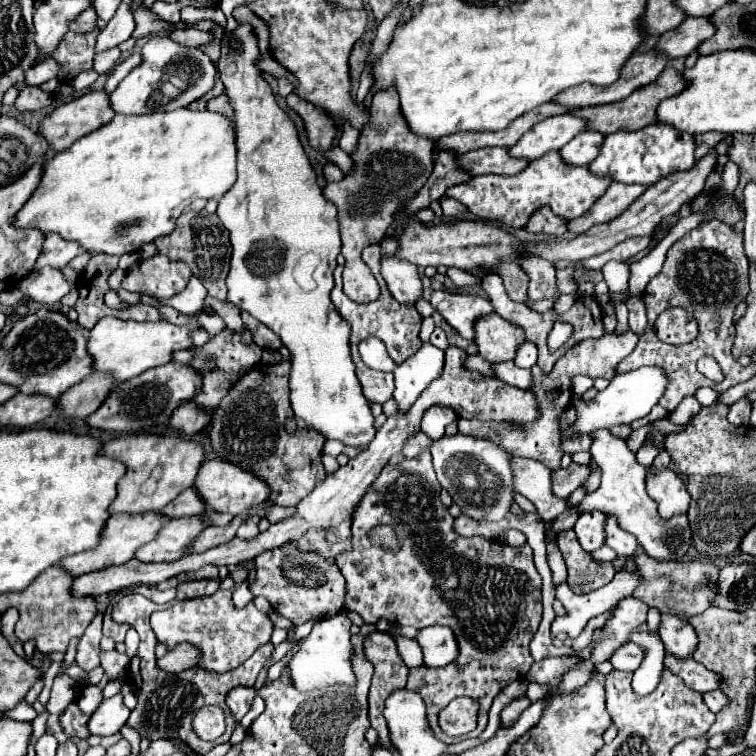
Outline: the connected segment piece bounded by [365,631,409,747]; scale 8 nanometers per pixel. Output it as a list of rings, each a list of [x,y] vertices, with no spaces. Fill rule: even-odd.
[[[371,633],[365,639],[367,657],[375,665],[375,675],[369,689],[369,721],[379,733],[379,745],[389,745],[389,729],[383,719],[383,703],[393,689],[405,687],[409,669],[397,653],[397,645],[389,633]]]

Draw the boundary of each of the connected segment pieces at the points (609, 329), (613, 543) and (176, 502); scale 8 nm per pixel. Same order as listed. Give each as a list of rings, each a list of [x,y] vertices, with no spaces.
[[[611,305],[603,307],[603,325],[605,325],[605,333],[615,333],[617,319],[615,319],[615,311]]]
[[[607,515],[607,519],[605,519],[605,545],[609,545],[613,551],[617,551],[617,555],[629,557],[637,549],[637,539],[631,533],[623,531],[615,517]]]
[[[189,487],[187,491],[179,493],[171,503],[167,503],[167,507],[159,509],[159,513],[167,519],[173,519],[173,517],[191,517],[191,515],[201,515],[205,509],[203,509],[203,503],[199,501],[199,495],[195,495],[195,489]]]

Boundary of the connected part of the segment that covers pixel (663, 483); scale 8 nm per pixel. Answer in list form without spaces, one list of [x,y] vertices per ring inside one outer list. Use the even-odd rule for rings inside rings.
[[[663,469],[657,475],[647,475],[647,493],[657,503],[657,511],[663,519],[687,513],[689,509],[691,497],[685,483],[671,469]]]

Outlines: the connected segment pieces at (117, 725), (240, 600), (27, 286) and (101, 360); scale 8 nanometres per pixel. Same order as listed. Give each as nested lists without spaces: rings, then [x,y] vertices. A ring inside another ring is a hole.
[[[117,693],[111,699],[103,699],[103,703],[91,715],[89,731],[93,735],[113,735],[123,727],[127,717],[129,717],[129,709],[123,703],[123,695]]]
[[[245,581],[243,587],[235,587],[233,589],[233,601],[235,601],[237,607],[245,607],[251,599],[253,599],[253,595],[249,591],[249,581]]]
[[[51,267],[31,271],[31,275],[27,275],[17,285],[17,289],[31,301],[49,305],[49,307],[59,303],[61,297],[65,297],[71,291],[69,281],[63,277],[63,273],[59,269],[51,269]]]
[[[103,317],[91,329],[91,337],[87,341],[87,351],[93,357],[93,371],[111,375],[113,381],[127,381],[135,375],[151,367],[159,367],[171,361],[171,353],[179,349],[187,349],[191,345],[191,331],[197,329],[199,323],[193,321],[187,327],[173,327],[167,321],[163,323],[137,323],[137,321],[121,321],[117,317]]]

